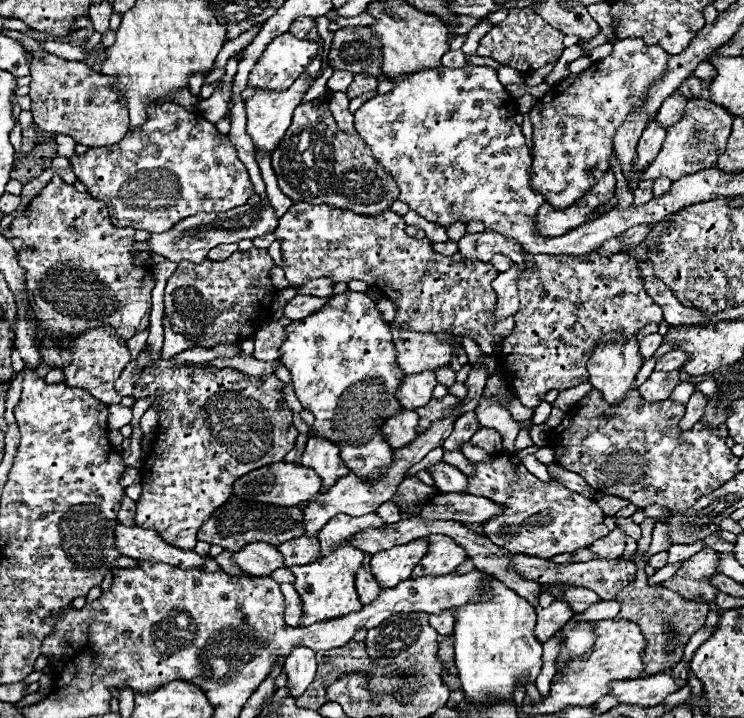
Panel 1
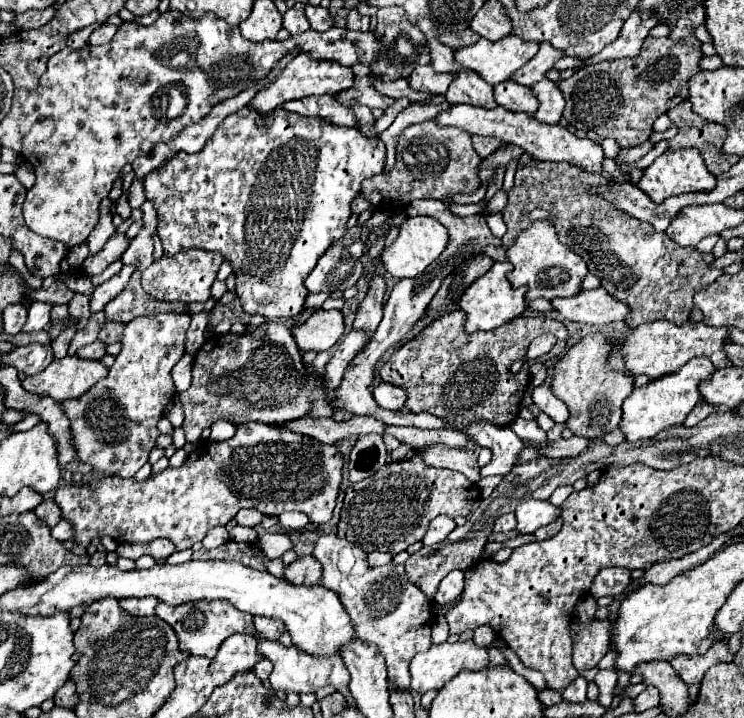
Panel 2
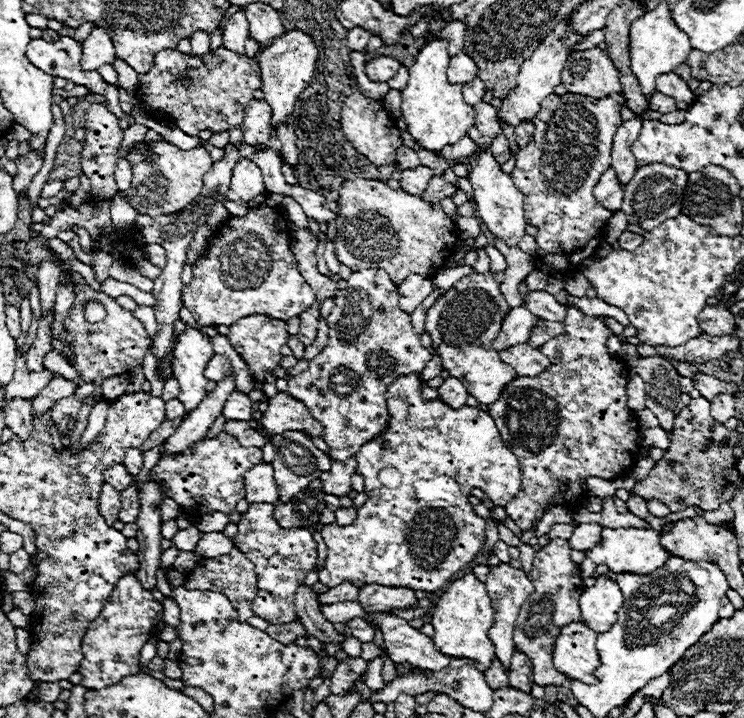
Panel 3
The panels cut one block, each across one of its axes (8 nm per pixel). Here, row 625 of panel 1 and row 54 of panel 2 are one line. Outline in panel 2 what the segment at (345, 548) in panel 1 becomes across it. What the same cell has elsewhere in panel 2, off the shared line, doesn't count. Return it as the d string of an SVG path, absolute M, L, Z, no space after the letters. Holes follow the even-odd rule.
M302 52L290 62L290 66L284 68L282 76L278 76L274 84L270 84L268 88L264 88L262 92L254 96L250 106L266 114L278 108L286 100L296 100L304 96L320 96L320 94L336 94L340 90L350 88L352 84L354 84L352 68L342 68L342 64L334 64L334 60L314 60L308 52Z

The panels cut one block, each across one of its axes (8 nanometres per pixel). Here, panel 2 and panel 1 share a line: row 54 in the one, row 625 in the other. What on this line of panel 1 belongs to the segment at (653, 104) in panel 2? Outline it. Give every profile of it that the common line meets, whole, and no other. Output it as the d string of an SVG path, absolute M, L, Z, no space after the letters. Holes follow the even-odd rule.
M636 560L636 564L640 568L636 578L616 596L616 600L620 602L620 612L616 614L616 620L624 618L640 626L642 636L646 638L646 648L642 654L642 676L650 676L650 672L666 672L666 668L672 668L682 660L684 646L688 644L690 636L704 626L708 606L694 604L692 600L682 600L682 596L676 596L676 592L670 592L668 588L662 588L658 584L648 584L644 574L646 560Z

